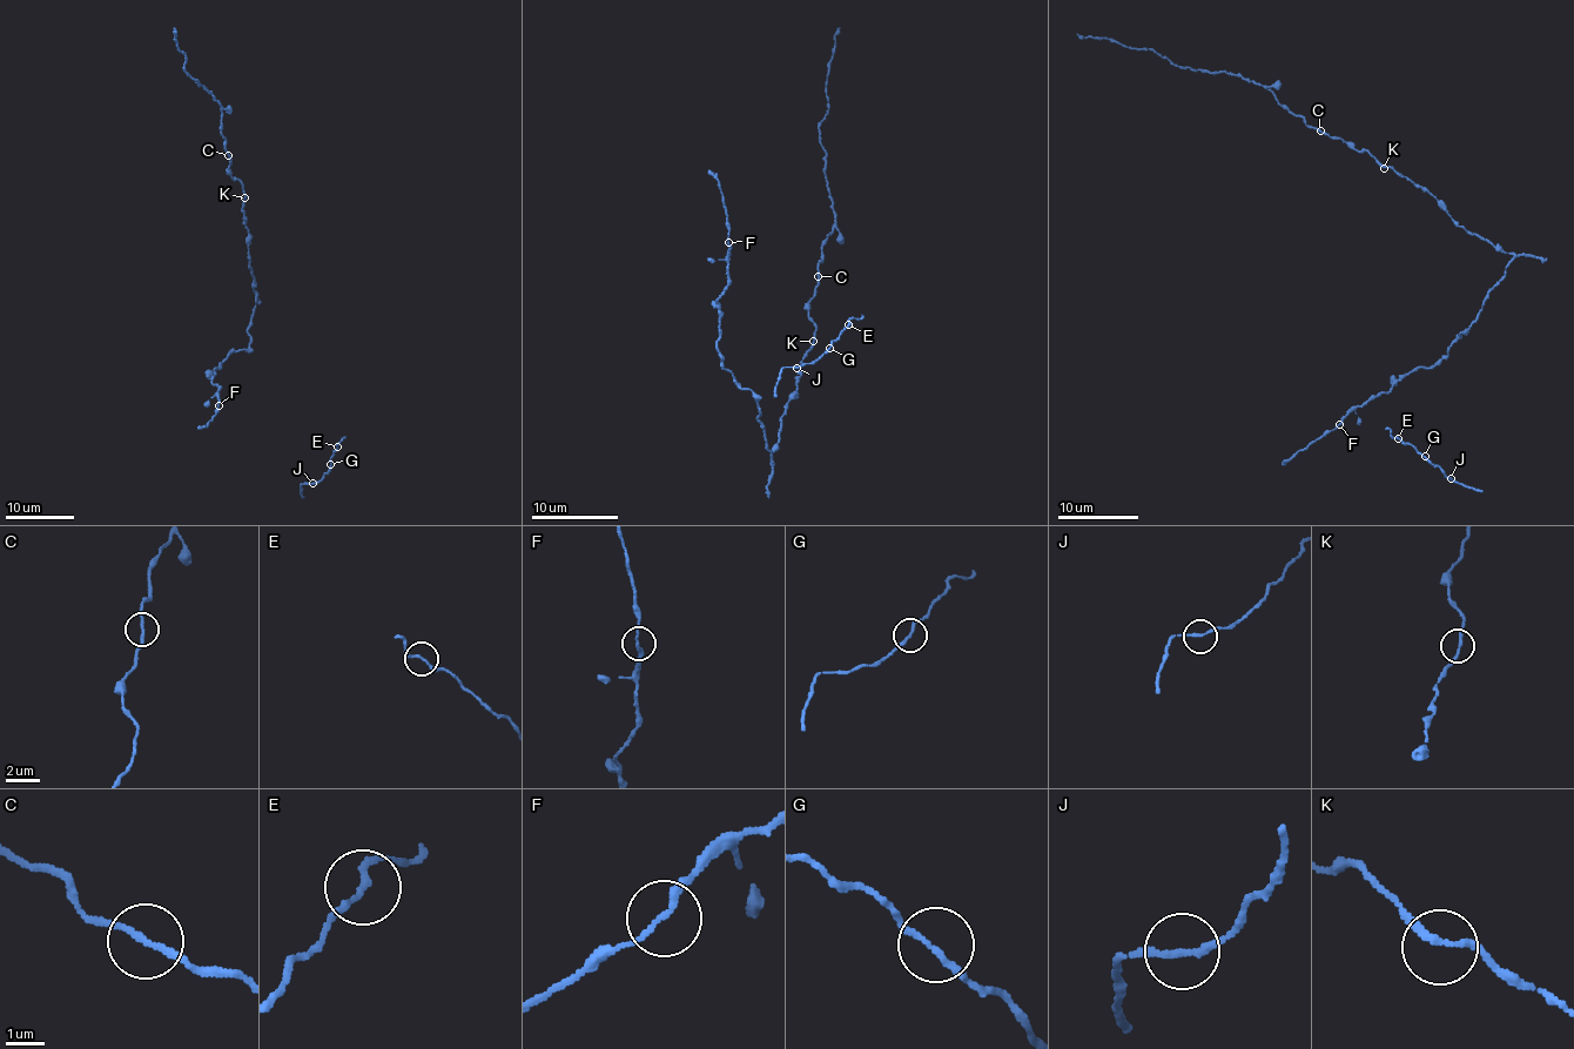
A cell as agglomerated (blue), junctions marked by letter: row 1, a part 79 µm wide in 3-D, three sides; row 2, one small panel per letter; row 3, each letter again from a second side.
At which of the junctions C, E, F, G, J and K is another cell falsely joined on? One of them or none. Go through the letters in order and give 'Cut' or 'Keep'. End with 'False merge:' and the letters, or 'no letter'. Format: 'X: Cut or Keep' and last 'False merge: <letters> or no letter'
C: Cut
E: Keep
F: Keep
G: Keep
J: Keep
K: Keep
False merge: C

